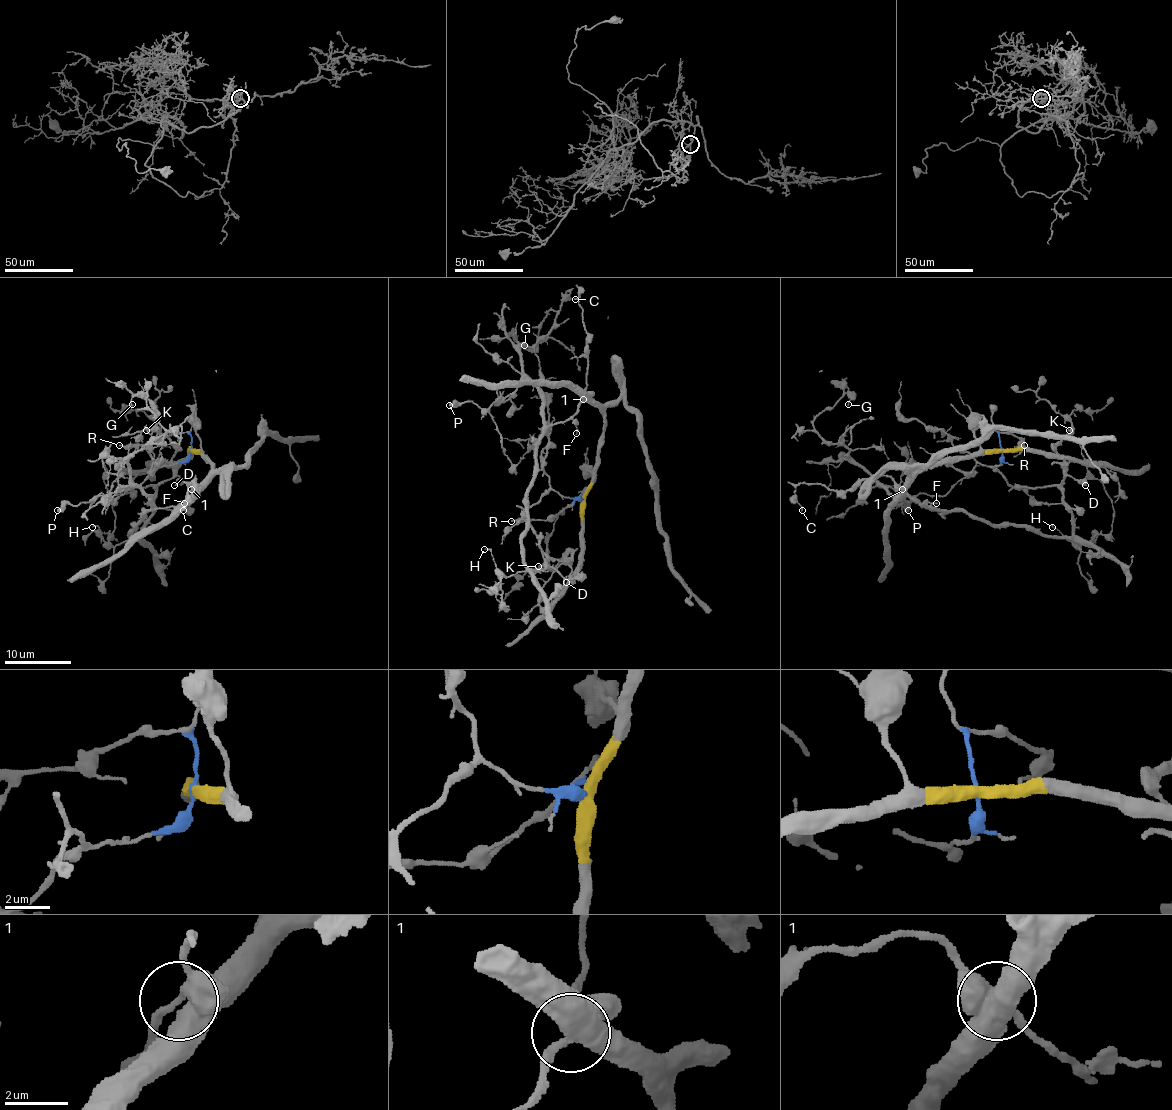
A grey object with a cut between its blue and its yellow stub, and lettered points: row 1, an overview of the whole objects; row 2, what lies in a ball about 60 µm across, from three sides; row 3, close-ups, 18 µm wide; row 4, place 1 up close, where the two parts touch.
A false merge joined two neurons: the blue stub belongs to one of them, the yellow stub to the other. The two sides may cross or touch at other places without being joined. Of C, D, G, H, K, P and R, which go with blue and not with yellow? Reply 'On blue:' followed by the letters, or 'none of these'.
On blue: C, D, G, H, K, P, R

